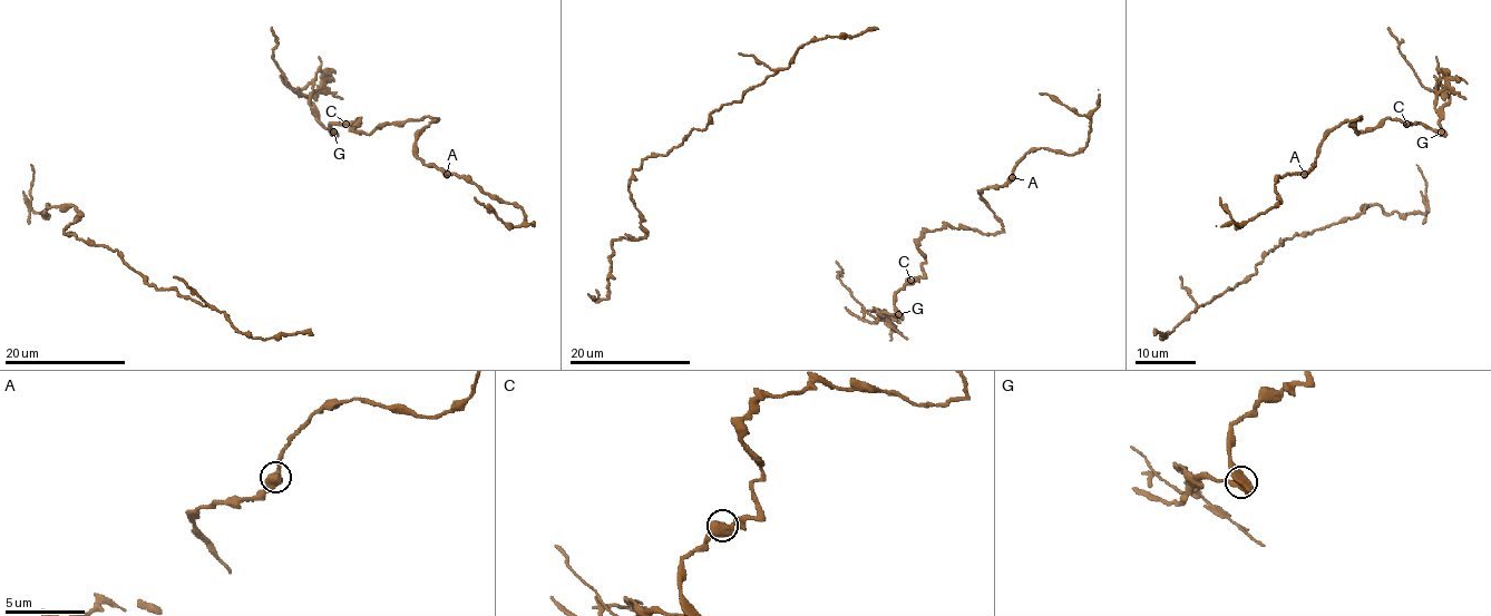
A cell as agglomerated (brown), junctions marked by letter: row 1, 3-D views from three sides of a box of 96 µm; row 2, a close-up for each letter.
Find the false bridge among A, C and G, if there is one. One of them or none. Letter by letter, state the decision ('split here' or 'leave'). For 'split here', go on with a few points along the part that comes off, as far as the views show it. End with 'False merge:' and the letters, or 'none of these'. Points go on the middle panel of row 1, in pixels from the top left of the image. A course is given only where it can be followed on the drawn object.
A: leave
C: leave
G: split here; foreign part runs (898, 315), (885, 313), (875, 322), (838, 279), (838, 273), (843, 273), (836, 261)
False merge: G

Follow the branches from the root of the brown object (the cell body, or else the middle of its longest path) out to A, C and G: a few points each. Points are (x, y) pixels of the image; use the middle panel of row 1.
A: (1040, 93), (1085, 115), (1090, 120), (1089, 139), (1084, 147), (1071, 155), (1042, 147), (1031, 148), (1012, 177)
C: (1040, 93), (1090, 120), (1085, 146), (1031, 148), (981, 193), (1002, 231), (927, 231), (910, 280)
G: (1040, 93), (1090, 120), (1085, 146), (1031, 148), (981, 193), (1001, 232), (927, 231), (898, 315)

